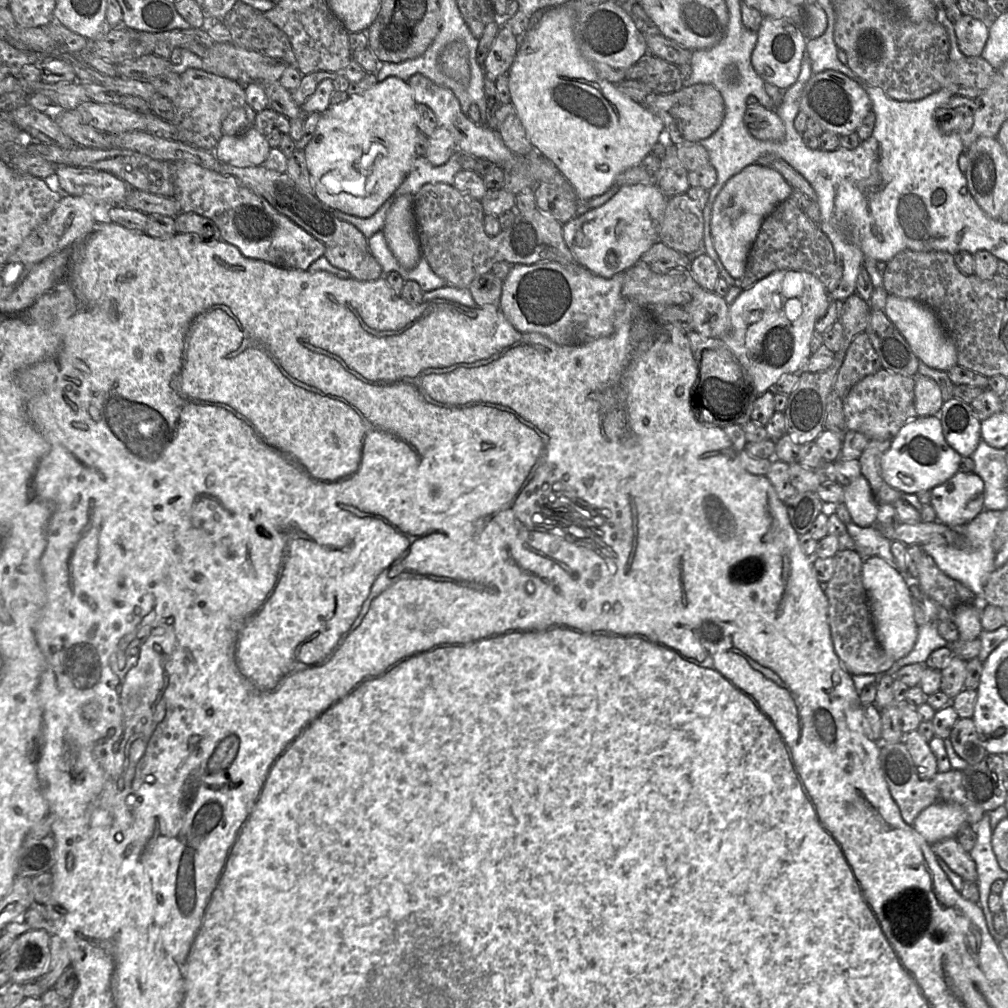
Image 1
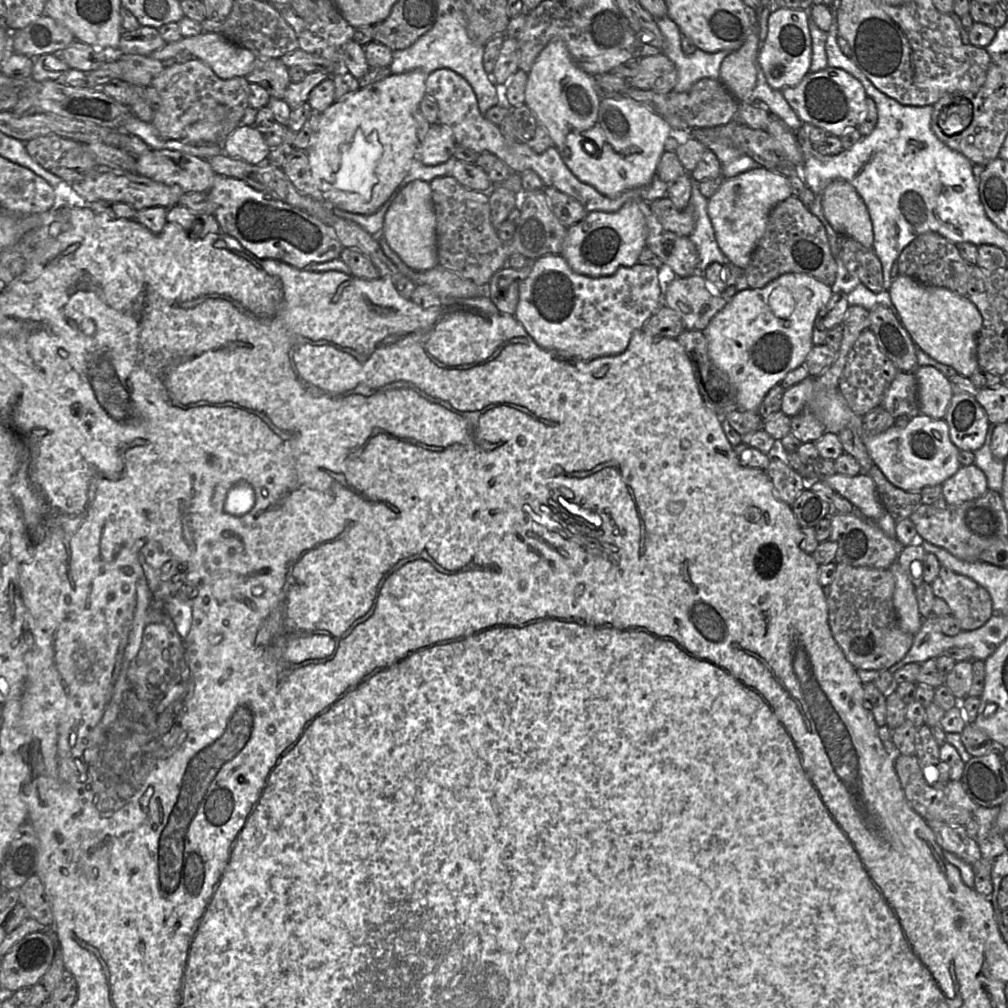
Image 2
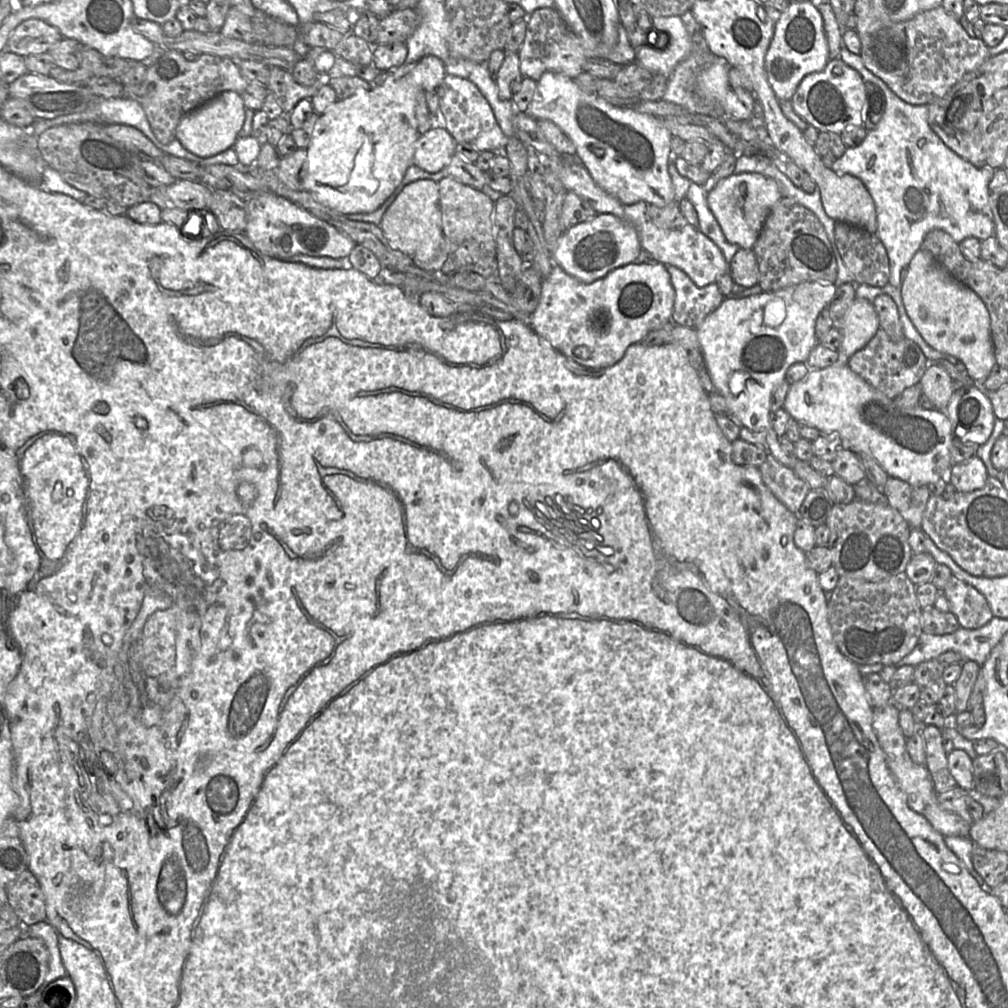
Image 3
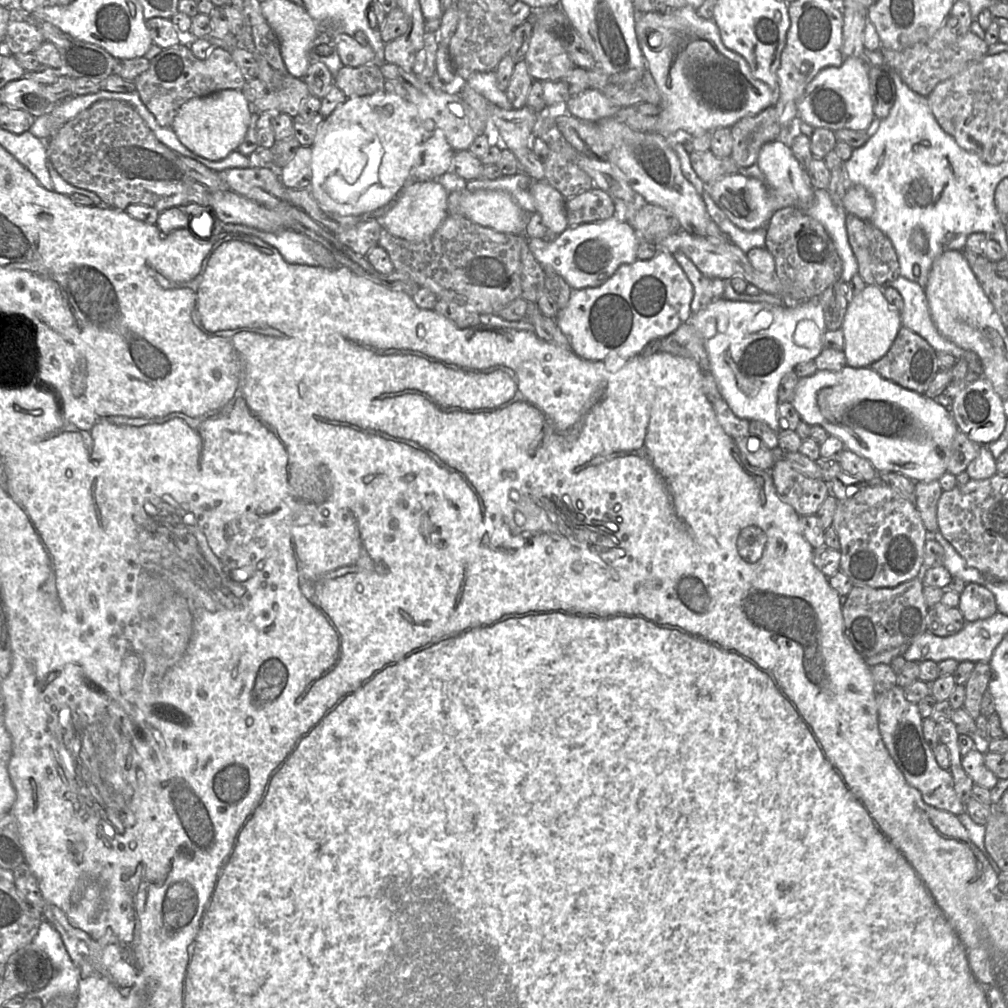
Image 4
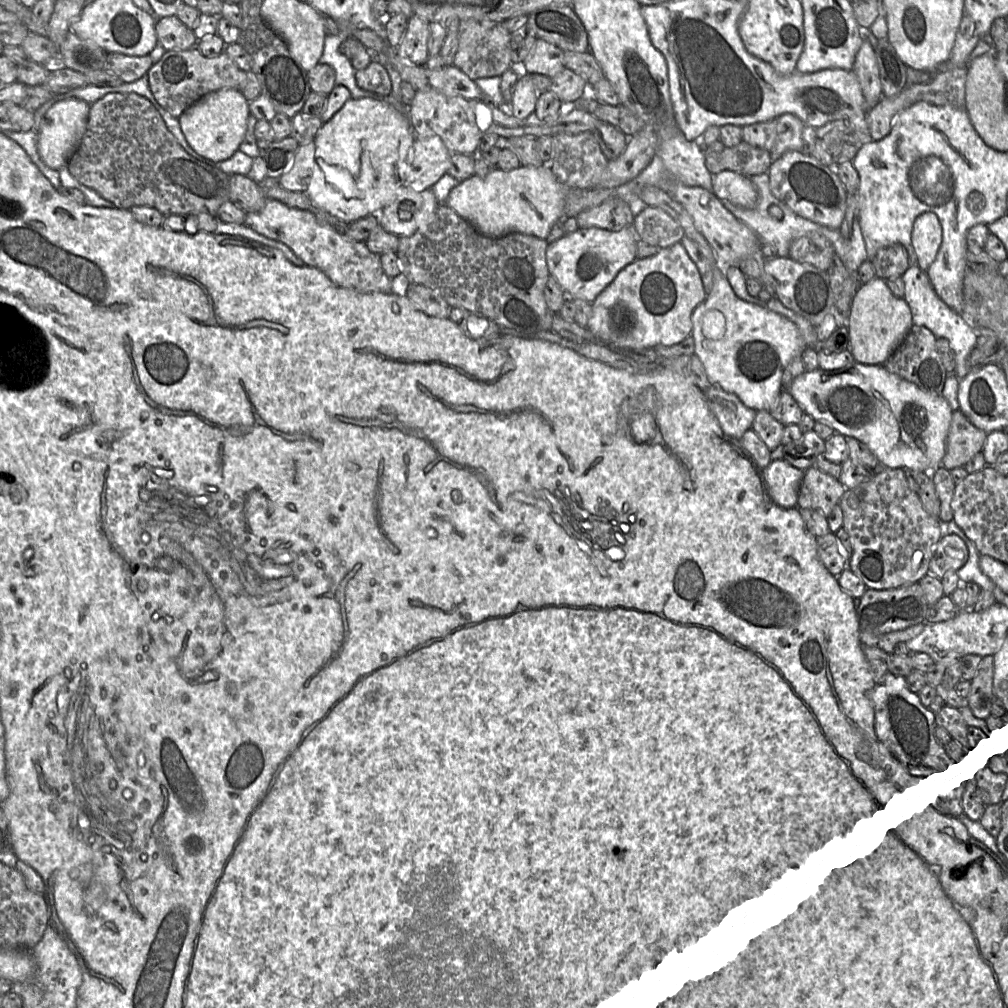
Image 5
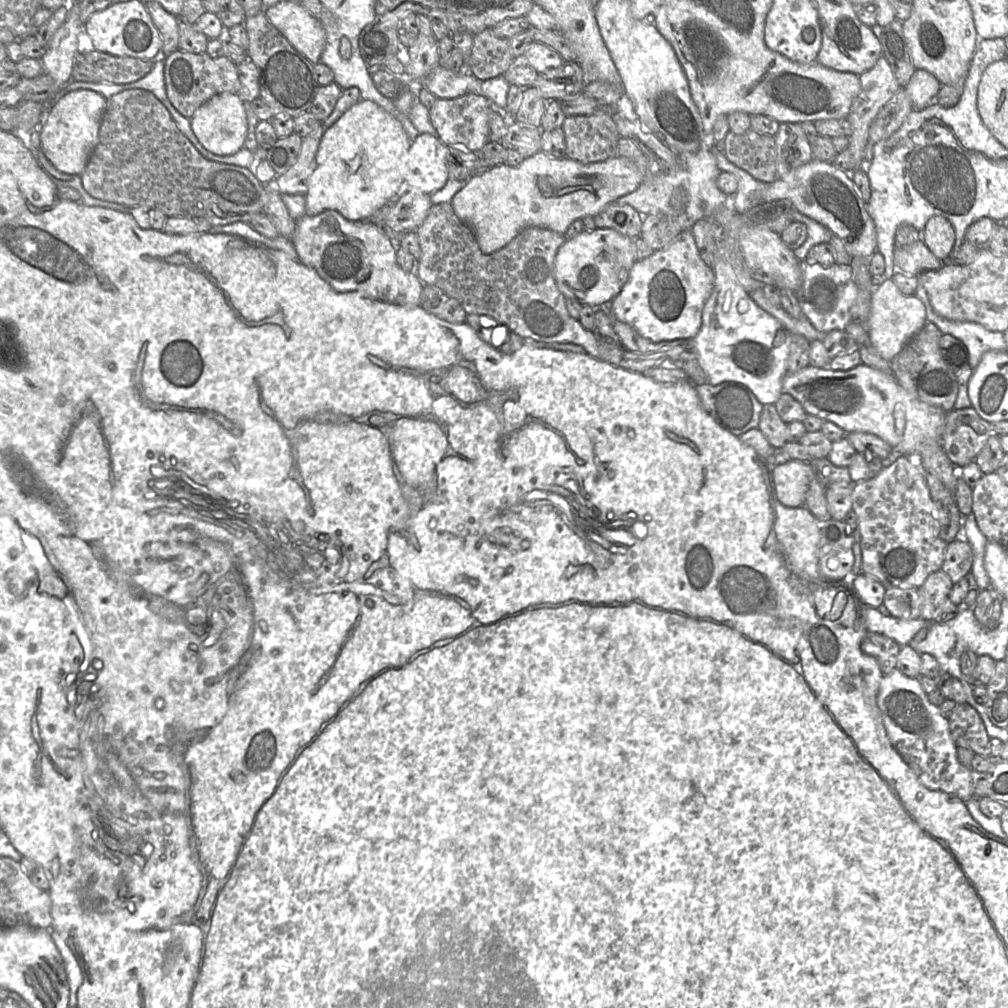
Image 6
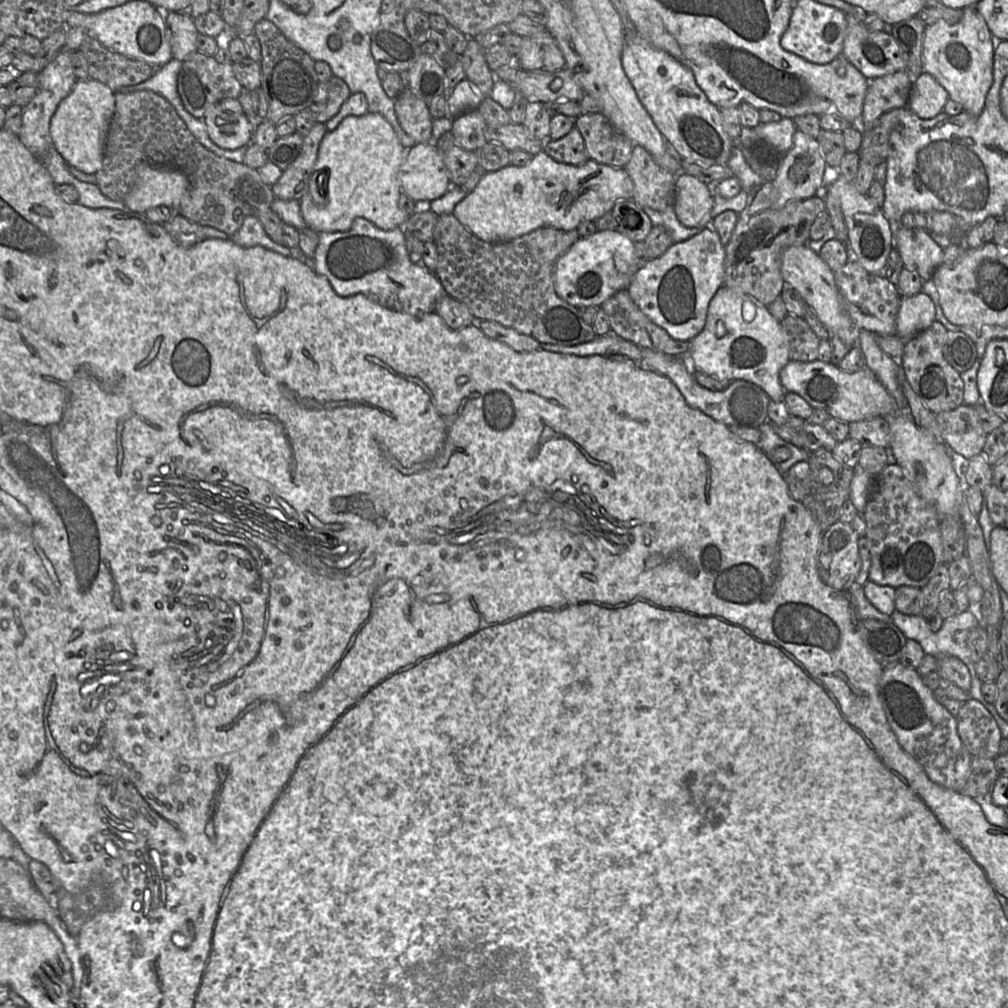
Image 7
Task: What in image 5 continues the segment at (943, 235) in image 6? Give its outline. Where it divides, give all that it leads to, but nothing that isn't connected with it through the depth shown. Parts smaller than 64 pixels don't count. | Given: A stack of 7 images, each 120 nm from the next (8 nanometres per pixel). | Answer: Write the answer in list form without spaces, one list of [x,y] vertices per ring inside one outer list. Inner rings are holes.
[[[932,212],[920,214],[914,221],[911,239],[917,265],[926,271],[935,260],[942,242],[942,226],[937,215]]]

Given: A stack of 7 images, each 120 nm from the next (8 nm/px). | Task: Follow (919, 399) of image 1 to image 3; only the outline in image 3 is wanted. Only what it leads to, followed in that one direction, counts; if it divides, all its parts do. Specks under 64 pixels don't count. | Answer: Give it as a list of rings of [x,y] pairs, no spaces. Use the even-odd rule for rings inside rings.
[[[930,363],[923,374],[919,384],[925,396],[933,405],[933,408],[945,410],[954,392],[956,384],[937,363]]]

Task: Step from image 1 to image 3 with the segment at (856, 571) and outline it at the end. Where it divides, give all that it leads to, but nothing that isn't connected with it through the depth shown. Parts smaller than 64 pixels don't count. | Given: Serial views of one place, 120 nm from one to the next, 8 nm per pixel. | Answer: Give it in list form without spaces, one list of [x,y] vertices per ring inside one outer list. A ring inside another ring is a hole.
[[[905,573],[877,582],[839,576],[828,603],[834,641],[840,652],[858,665],[895,665],[907,656],[923,632],[921,615],[916,585]]]

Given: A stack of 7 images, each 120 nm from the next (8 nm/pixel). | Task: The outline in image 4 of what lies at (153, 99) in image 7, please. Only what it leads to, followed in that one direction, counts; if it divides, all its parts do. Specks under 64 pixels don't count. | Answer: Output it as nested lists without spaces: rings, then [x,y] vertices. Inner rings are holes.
[[[108,99],[94,103],[92,106],[82,111],[75,118],[61,126],[59,130],[53,135],[53,137],[48,140],[47,148],[49,163],[53,165],[54,169],[59,173],[59,175],[73,186],[87,189],[97,194],[107,206],[104,208],[126,210],[126,208],[131,204],[140,204],[151,206],[160,213],[172,207],[184,207],[185,205],[193,203],[187,199],[187,188],[191,183],[196,181],[189,175],[187,167],[181,160],[182,155],[176,153],[161,143],[152,130],[147,126],[142,117],[138,114],[138,112],[126,102]]]

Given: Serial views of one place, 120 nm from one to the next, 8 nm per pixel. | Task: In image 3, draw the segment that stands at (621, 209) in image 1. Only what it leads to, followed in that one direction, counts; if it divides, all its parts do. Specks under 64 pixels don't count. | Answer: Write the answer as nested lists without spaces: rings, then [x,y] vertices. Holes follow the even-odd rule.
[[[604,213],[565,230],[553,256],[555,264],[567,274],[584,283],[591,283],[618,267],[636,262],[641,249],[639,235],[632,225],[615,215]]]

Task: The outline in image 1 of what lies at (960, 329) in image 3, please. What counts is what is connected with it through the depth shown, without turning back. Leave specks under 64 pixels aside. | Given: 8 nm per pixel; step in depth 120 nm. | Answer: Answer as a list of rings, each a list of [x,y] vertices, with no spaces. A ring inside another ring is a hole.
[[[887,295],[884,312],[906,339],[919,361],[941,371],[948,371],[957,365],[956,346],[931,308],[912,299]]]

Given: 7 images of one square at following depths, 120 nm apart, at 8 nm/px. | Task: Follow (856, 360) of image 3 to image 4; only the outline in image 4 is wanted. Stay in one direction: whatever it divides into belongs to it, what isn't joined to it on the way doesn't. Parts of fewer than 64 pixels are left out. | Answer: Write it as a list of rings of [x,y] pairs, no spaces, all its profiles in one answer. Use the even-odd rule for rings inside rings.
[[[900,328],[889,351],[870,368],[882,378],[906,389],[924,394],[940,371],[936,350],[921,336],[910,329]]]

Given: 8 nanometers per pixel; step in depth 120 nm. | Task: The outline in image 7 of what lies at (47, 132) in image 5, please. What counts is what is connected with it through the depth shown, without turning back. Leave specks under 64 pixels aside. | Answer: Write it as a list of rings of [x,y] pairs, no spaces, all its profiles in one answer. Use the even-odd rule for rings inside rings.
[[[91,78],[77,80],[71,92],[58,105],[50,121],[52,147],[69,166],[95,174],[102,166],[105,144],[115,111],[115,93]]]

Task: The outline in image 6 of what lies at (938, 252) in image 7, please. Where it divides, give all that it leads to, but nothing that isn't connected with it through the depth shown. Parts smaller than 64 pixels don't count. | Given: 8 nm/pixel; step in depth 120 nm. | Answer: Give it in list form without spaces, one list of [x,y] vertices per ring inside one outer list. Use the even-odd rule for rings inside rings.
[[[919,239],[913,244],[895,248],[894,264],[897,272],[918,277],[925,271],[940,268],[944,261],[938,259]]]

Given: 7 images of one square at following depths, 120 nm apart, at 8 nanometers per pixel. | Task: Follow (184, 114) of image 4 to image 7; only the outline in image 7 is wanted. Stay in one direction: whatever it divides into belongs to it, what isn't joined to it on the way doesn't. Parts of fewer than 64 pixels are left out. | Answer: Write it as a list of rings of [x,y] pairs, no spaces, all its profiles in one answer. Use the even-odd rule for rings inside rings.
[[[237,99],[219,101],[207,110],[203,120],[211,140],[223,149],[236,150],[253,141],[255,128]]]

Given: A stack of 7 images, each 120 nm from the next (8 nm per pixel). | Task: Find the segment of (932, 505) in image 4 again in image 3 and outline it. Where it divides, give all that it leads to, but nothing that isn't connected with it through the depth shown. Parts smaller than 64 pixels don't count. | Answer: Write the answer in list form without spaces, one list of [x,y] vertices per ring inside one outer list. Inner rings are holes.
[[[889,477],[882,488],[888,504],[897,510],[911,528],[921,529],[923,513],[931,494],[928,485],[912,486]]]

